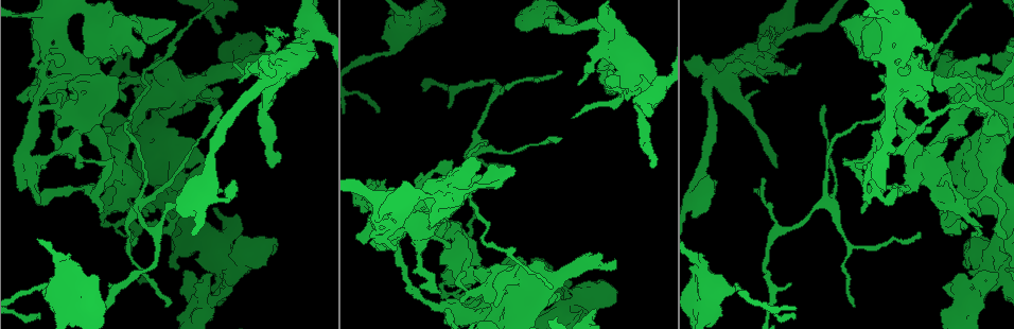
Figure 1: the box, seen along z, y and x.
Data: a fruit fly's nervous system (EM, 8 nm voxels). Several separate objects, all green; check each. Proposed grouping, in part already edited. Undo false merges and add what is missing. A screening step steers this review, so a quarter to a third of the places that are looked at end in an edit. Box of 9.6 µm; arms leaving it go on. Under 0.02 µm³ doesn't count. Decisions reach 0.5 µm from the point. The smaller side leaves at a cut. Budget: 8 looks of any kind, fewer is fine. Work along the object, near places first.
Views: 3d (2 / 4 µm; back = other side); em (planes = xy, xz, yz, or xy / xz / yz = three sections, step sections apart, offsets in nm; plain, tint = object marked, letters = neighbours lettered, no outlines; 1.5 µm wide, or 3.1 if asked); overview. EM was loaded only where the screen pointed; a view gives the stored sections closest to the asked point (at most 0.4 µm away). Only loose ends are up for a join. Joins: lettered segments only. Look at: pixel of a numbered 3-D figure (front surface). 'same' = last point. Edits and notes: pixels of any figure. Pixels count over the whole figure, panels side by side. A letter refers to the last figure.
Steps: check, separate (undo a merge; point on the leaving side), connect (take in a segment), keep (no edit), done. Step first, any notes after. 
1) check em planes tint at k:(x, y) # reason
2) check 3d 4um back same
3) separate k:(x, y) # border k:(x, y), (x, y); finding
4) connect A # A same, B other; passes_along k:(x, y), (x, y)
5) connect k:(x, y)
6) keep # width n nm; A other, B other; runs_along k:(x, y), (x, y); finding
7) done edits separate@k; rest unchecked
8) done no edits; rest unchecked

check em xz step 8 tint at 1:(934, 112) # sharp bend

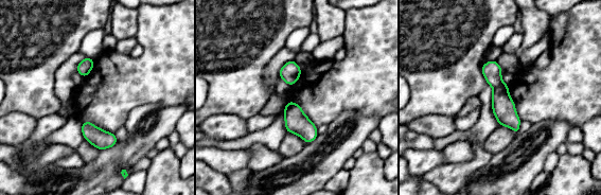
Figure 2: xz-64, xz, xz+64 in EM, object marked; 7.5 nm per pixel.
check em xz step 8 letters same # what lies round it

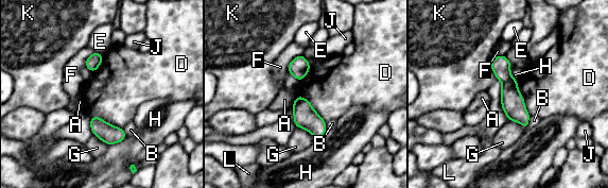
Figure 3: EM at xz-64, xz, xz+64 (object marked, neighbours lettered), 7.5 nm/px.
separate 3:(500, 65) # A other, B other, D other, E other, F other, G other, H other, J other, K other, L other; border 3:(511, 78), (503, 83); two cells meet here

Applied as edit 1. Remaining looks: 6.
check overview # see it whole again

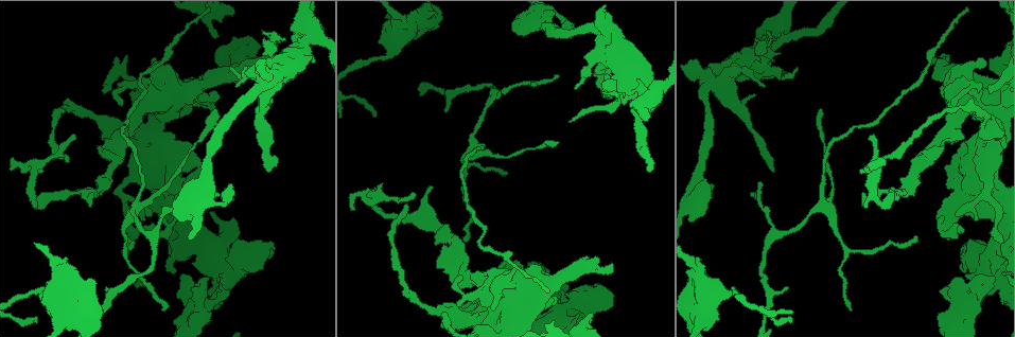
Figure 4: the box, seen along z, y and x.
check em 3.1um planes letters at 4:(126, 131) # touches itself

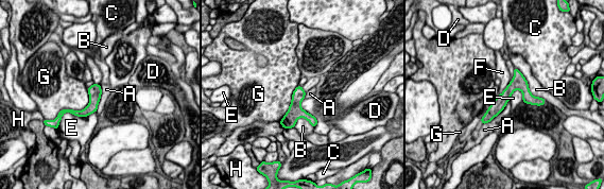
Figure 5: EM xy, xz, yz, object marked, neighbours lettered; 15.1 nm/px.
keep # A other, B other, C other, D other, E other, F other, G other, H other; continuous, no second cell

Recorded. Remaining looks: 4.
done edits separate@3; rest unchecked

